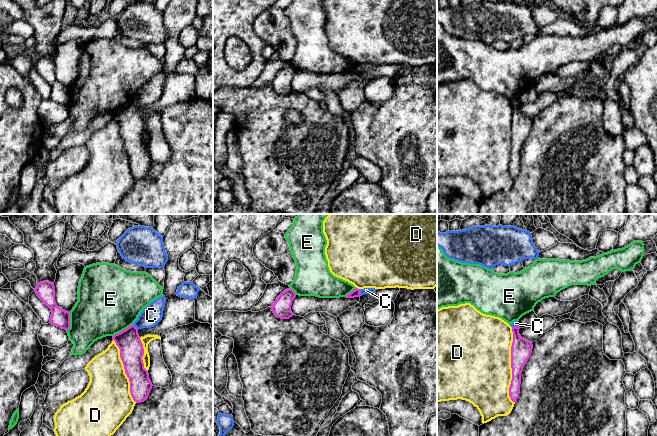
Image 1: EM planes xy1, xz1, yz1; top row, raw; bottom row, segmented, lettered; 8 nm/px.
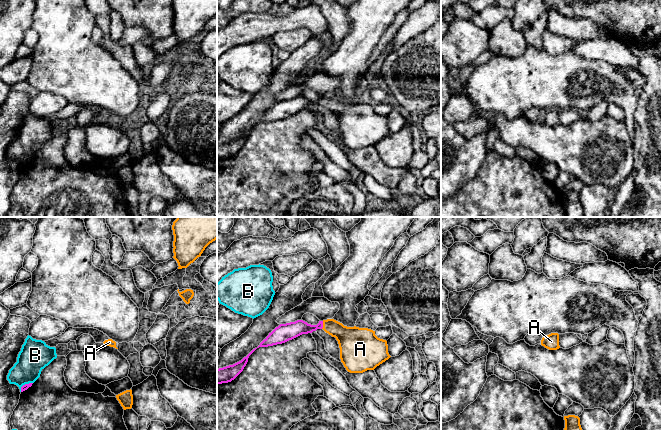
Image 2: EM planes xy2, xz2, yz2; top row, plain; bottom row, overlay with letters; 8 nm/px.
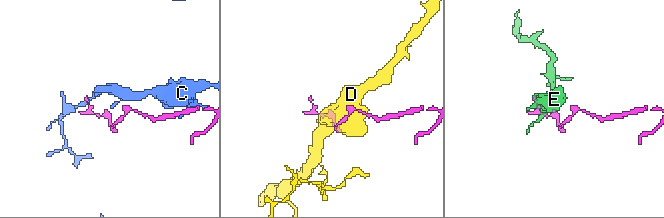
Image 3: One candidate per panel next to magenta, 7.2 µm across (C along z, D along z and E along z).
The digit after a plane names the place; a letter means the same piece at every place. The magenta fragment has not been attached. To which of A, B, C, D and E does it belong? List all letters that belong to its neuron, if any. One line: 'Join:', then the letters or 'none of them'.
Join: A

